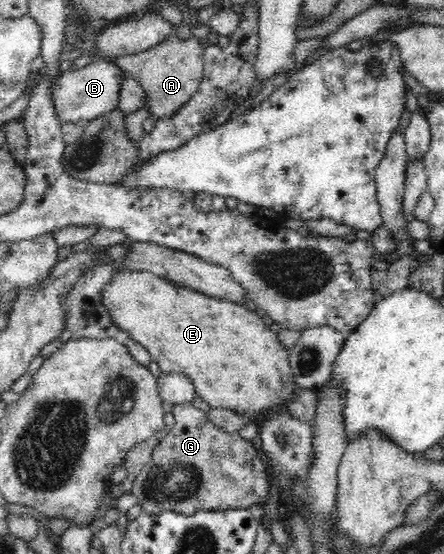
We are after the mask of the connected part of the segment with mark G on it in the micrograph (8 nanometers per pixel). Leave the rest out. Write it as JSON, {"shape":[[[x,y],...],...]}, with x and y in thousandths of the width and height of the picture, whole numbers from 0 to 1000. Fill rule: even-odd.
{"shape":[[[432,727],[390,735],[390,774],[345,810],[336,832],[304,868],[297,892],[322,922],[360,928],[396,922],[435,930],[448,921],[511,922],[588,910],[604,901],[610,859],[595,821],[538,782],[516,782],[484,769],[466,745]]]}

